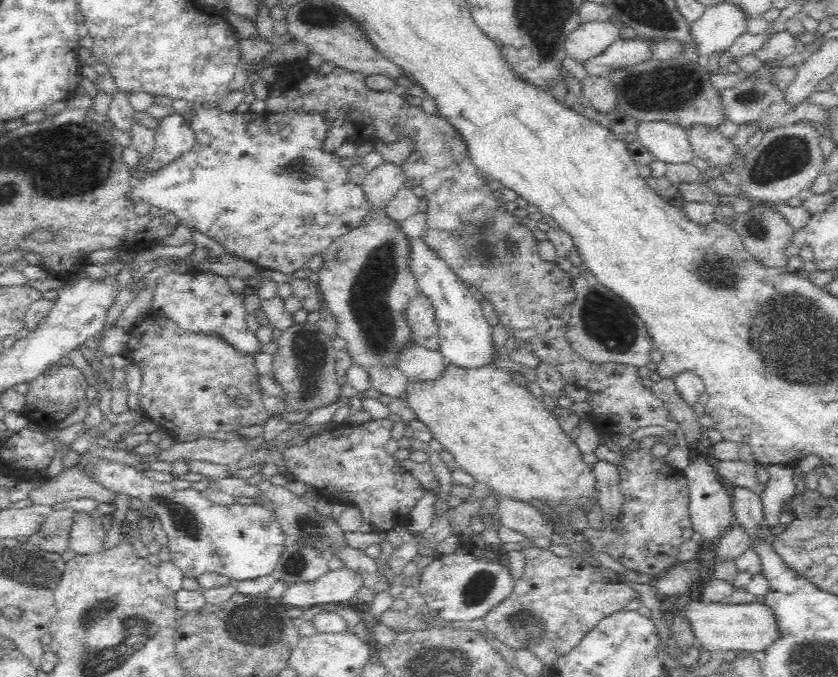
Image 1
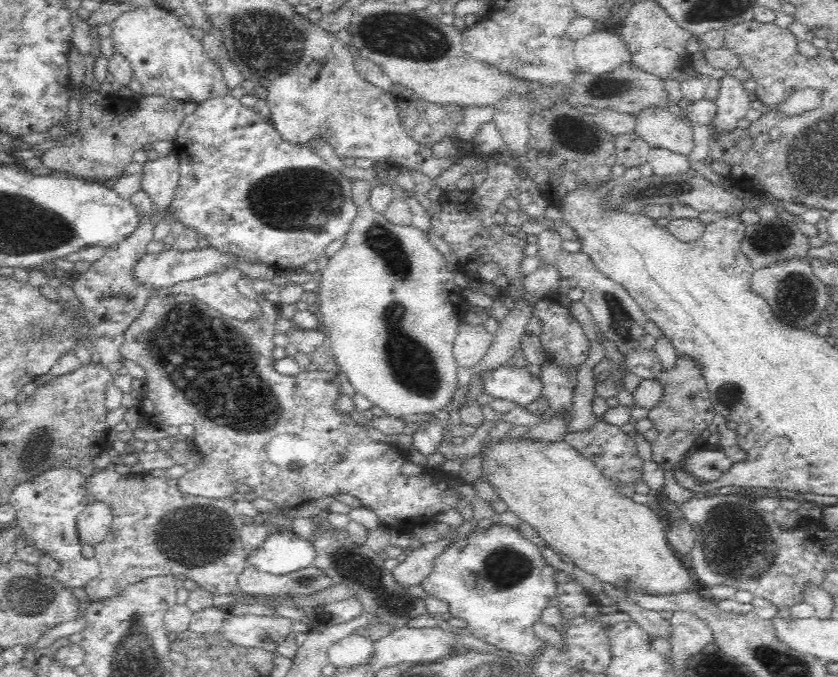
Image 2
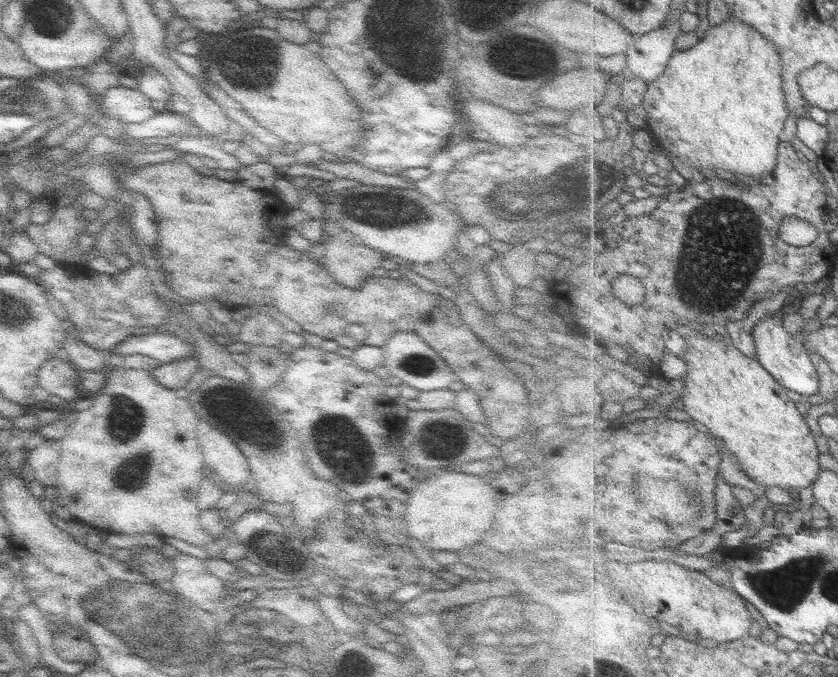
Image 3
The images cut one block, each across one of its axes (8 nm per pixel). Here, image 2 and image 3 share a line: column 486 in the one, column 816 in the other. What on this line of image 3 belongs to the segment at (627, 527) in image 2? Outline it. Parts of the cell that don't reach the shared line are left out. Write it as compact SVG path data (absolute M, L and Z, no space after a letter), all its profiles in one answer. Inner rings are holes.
M690 331L686 332L686 355L683 360L687 366L687 373L685 377L685 385L683 387L678 387L681 398L684 400L685 412L689 414L690 418L703 424L708 432L712 436L717 436L725 444L725 448L731 451L735 458L740 462L741 468L755 481L757 484L764 484L765 486L777 486L782 488L786 492L795 492L795 490L803 490L803 488L809 488L816 483L816 480L820 478L820 458L819 450L817 450L817 442L815 442L815 436L813 436L813 431L807 426L807 420L803 418L803 414L795 408L797 404L787 396L785 388L781 386L780 382L777 382L764 366L761 366L761 363L757 358L751 358L745 356L745 353L741 352L740 349L735 348L730 341L723 340L720 337L709 337L705 335L694 333Z

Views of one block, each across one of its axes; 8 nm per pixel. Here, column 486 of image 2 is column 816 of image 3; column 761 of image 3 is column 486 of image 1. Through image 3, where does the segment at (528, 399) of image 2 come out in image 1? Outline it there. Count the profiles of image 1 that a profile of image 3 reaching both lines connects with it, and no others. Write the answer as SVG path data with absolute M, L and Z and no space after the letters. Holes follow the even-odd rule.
M409 238L408 271L414 274L421 294L434 307L434 321L438 325L439 351L450 364L476 368L492 363L492 327L482 314L474 292L464 286L458 275L426 244L422 238Z

